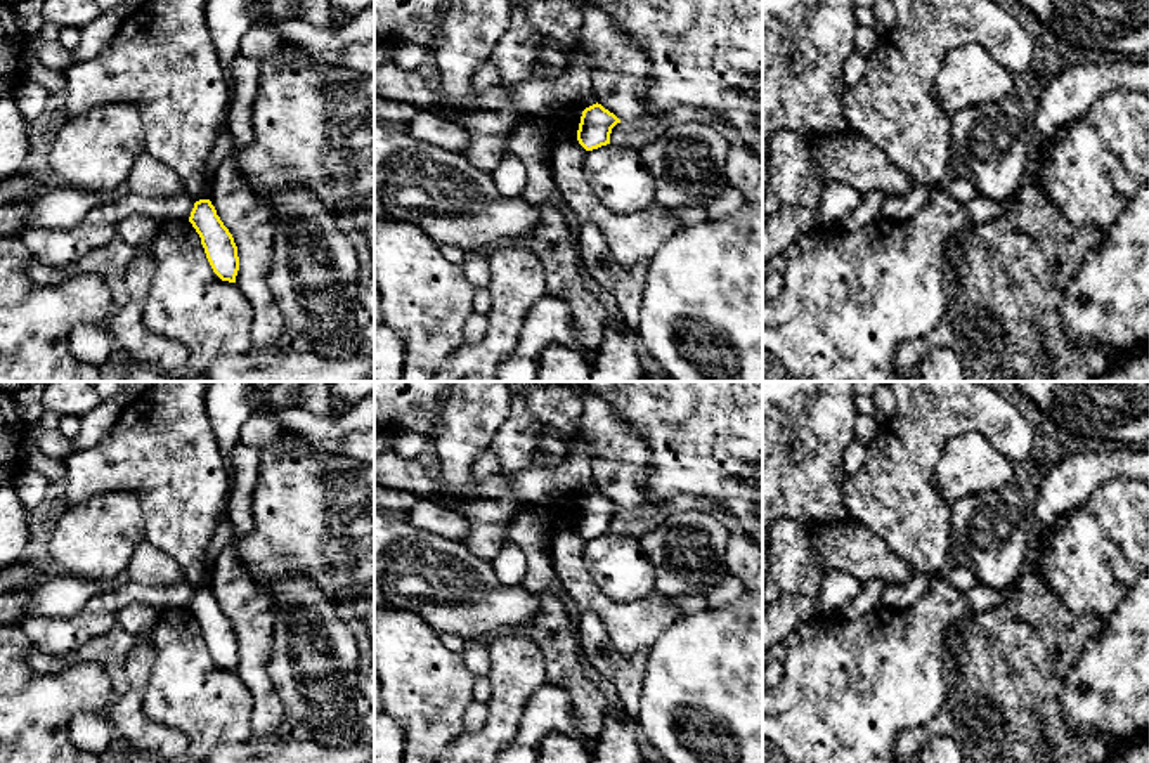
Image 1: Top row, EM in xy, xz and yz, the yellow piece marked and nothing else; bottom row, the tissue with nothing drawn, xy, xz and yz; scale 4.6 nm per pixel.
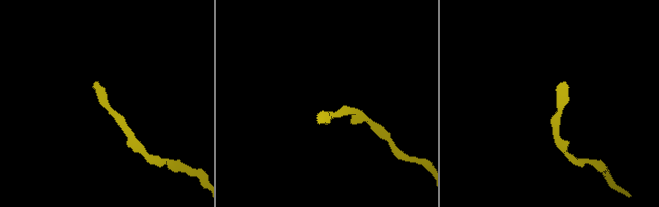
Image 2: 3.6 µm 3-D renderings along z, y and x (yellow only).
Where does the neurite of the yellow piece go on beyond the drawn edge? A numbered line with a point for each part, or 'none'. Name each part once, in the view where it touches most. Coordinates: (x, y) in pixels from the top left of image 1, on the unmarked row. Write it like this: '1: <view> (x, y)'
none

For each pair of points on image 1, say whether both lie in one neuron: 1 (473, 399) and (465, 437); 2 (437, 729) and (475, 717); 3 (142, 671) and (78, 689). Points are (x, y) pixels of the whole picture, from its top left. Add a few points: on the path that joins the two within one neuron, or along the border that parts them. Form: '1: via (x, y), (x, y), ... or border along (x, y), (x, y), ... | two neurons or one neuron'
1: via (473, 408), (465, 429) | one neuron
2: border along (472, 699), (463, 715), (465, 730) | two neurons
3: border along (120, 696), (106, 710) | two neurons

